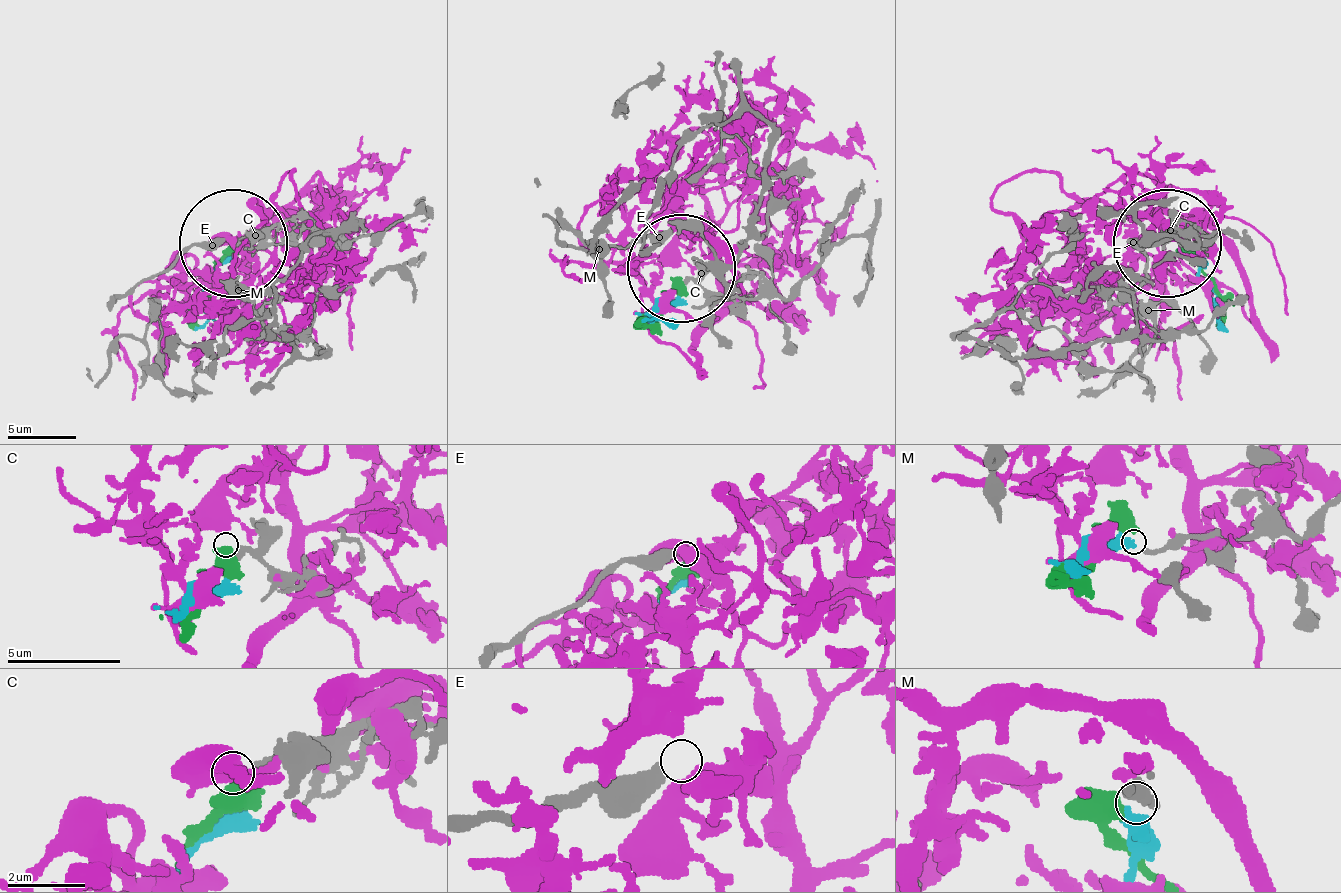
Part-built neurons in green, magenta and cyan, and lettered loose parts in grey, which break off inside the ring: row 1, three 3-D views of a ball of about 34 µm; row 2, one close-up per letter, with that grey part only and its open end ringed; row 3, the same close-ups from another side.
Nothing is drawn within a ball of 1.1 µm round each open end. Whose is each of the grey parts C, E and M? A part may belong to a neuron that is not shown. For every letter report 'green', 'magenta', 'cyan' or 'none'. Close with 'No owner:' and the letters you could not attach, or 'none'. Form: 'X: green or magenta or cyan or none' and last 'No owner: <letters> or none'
C: none
E: none
M: green
No owner: C, E

